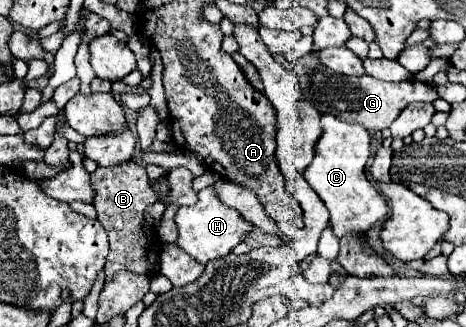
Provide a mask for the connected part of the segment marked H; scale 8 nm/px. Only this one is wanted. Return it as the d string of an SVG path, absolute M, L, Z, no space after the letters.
M211 186L203 188L199 192L199 202L197 204L193 204L193 206L181 206L177 210L175 222L177 222L177 228L179 228L177 244L187 254L191 254L197 262L201 262L201 264L207 264L213 258L227 256L253 230L253 224L247 222L235 208L225 206L217 198L217 194L215 194L215 190Z

